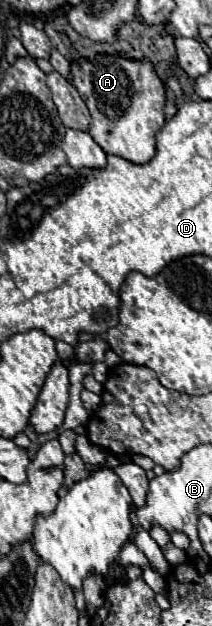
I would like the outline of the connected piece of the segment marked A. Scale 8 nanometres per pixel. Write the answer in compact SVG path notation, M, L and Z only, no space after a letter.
M97 54L95 58L87 60L81 58L71 64L71 84L79 90L83 102L87 104L91 112L91 130L89 134L93 140L107 152L117 154L125 160L131 160L135 164L145 164L155 156L155 132L165 124L165 102L167 102L167 88L163 80L159 78L153 62L149 60L135 60L129 56L109 56L109 54Z

